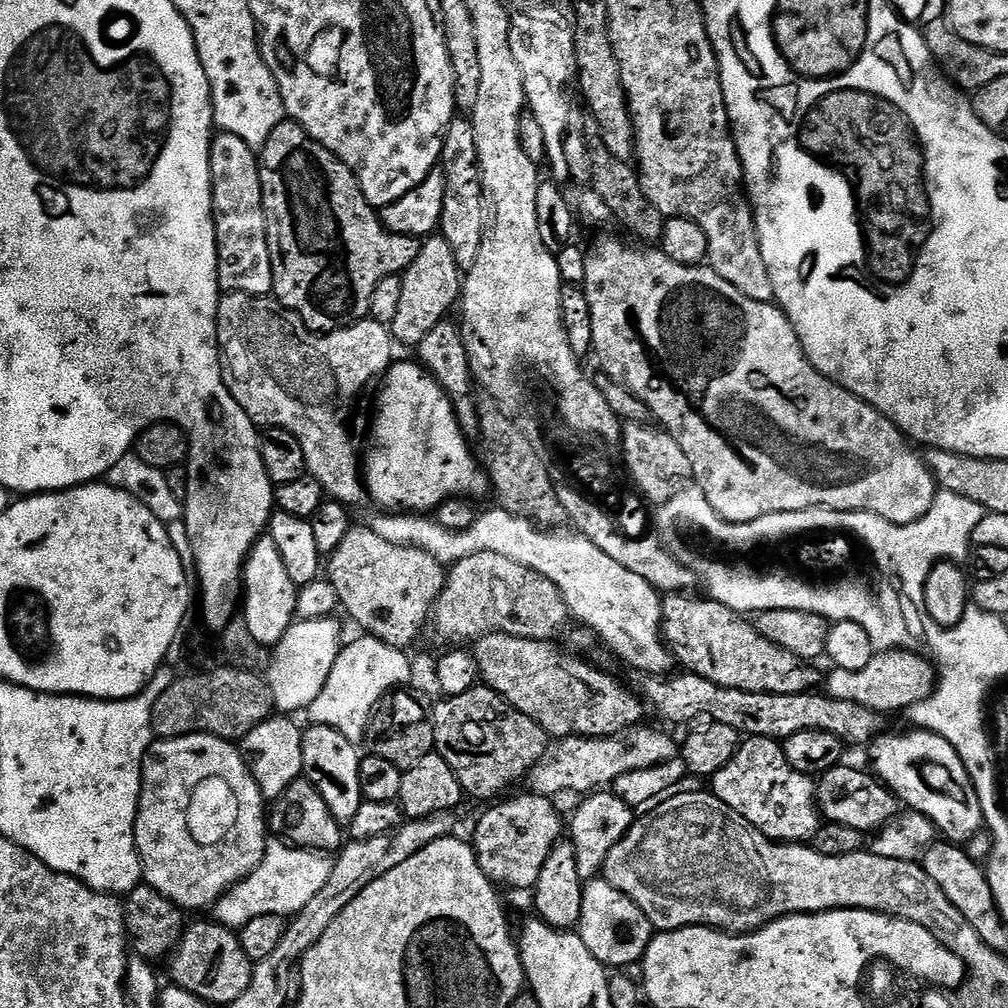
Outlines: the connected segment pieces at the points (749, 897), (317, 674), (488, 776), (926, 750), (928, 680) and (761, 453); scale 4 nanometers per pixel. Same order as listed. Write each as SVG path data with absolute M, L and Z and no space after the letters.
M703 791L668 796L666 802L668 804L657 803L652 816L633 823L630 832L636 845L628 844L627 839L617 842L602 869L603 879L629 896L644 911L653 929L707 926L729 934L747 934L781 916L833 910L882 912L885 916L912 920L935 932L944 942L965 929L963 916L919 863L875 856L868 850L848 852L844 856L823 856L812 848L804 848L808 846L800 842L773 842L763 831L729 815L715 794Z
M336 618L323 620L297 619L286 630L286 634L271 649L272 661L266 671L266 683L275 711L280 714L303 713L322 694L322 686L326 686L330 670L342 647L340 640L340 624Z
M477 686L471 688L470 690L466 690L462 694L458 694L457 696L450 696L444 699L441 699L441 704L437 706L436 709L431 709L430 719L432 722L432 730L434 732L434 742L435 747L434 750L443 760L446 762L446 766L450 766L450 770L454 770L454 774L458 778L458 782L460 783L460 791L461 793L473 796L476 800L488 800L491 801L493 798L499 797L501 794L499 792L504 792L508 787L511 786L515 780L523 781L525 777L528 775L528 771L536 765L537 760L540 760L542 754L544 753L544 749L548 747L550 740L543 729L539 727L536 723L534 723L530 718L526 716L524 713L520 713L516 708L512 708L511 705L504 700L504 697L497 695L497 692L494 689L487 686Z
M913 730L909 736L890 737L880 734L875 737L872 748L872 760L876 763L875 775L894 793L897 801L909 804L913 813L920 813L936 825L939 835L953 845L963 845L984 824L984 815L978 802L978 794L962 758L955 752L950 742L934 732Z
M912 650L881 651L873 655L870 666L857 672L836 668L828 676L827 695L835 700L845 700L861 704L874 712L900 712L911 708L920 700L925 700L934 691L934 668Z
M600 236L593 242L592 246L587 249L586 254L592 257L589 260L587 256L584 257L586 262L586 278L582 285L584 296L588 299L588 312L592 315L592 344L596 347L596 356L600 359L600 364L613 376L616 380L621 380L658 419L659 423L663 425L668 433L678 442L678 446L682 446L682 450L686 454L686 458L692 467L692 476L696 480L695 487L702 493L703 503L708 504L721 518L727 520L730 524L745 524L746 522L754 522L754 518L762 518L766 514L778 514L779 512L801 512L807 508L829 508L832 512L872 512L875 516L881 516L883 520L890 521L891 524L912 524L918 518L922 518L930 510L930 506L936 501L936 494L938 485L936 477L928 470L928 465L923 459L920 460L914 453L908 449L909 441L902 435L899 427L893 424L887 416L876 411L871 404L865 400L855 396L852 392L846 391L836 381L828 379L824 376L815 366L808 360L808 356L804 353L804 348L800 345L800 339L796 333L796 327L788 321L788 317L780 311L775 303L763 304L757 300L746 298L746 294L742 294L734 286L730 286L727 275L721 274L717 269L711 266L687 266L685 264L678 264L664 255L663 251L655 250L656 252L639 252L636 248L630 248L620 241L615 240L612 236Z

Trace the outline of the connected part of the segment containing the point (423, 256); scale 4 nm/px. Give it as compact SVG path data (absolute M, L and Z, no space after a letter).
M433 234L423 241L418 256L403 273L401 282L401 301L398 312L390 325L393 341L397 345L418 346L434 326L438 326L447 316L455 300L462 296L462 271L456 265L454 250L440 234Z

